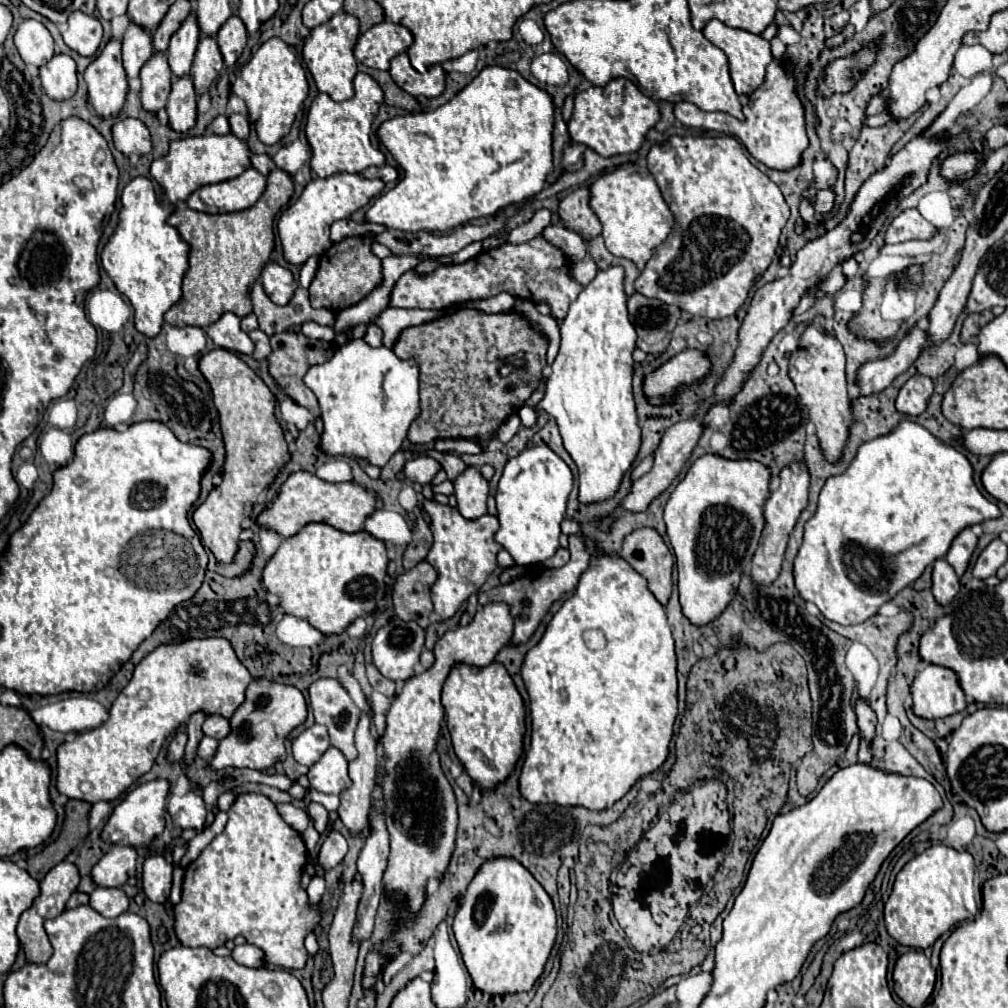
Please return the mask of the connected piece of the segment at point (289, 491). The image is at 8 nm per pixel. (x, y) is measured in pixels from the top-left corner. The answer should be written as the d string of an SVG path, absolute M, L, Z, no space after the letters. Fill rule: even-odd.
M295 472L283 482L271 506L257 516L257 524L281 534L283 538L297 534L305 524L311 522L325 522L341 532L359 532L363 530L365 518L375 508L377 508L377 498L355 482L331 484L317 478L311 472Z

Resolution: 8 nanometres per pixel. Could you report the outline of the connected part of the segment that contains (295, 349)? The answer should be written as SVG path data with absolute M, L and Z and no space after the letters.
M279 332L279 334L273 334L271 336L271 356L267 358L269 360L269 374L275 378L275 382L285 390L285 394L295 400L297 404L305 406L307 410L311 410L315 416L319 416L319 402L317 402L317 396L311 392L311 388L305 386L303 382L303 376L307 374L307 370L313 366L313 364L323 364L325 360L329 360L333 354L335 354L335 344L333 342L325 342L325 340L311 340L307 338L305 334L299 334L299 332Z

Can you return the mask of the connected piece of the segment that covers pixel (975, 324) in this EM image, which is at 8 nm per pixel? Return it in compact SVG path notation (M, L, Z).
M969 314L967 320L963 322L963 330L961 330L961 342L975 342L977 334L979 334L979 314Z

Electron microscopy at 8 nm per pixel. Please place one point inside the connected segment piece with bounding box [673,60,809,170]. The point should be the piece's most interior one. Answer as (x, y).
(773, 131)

